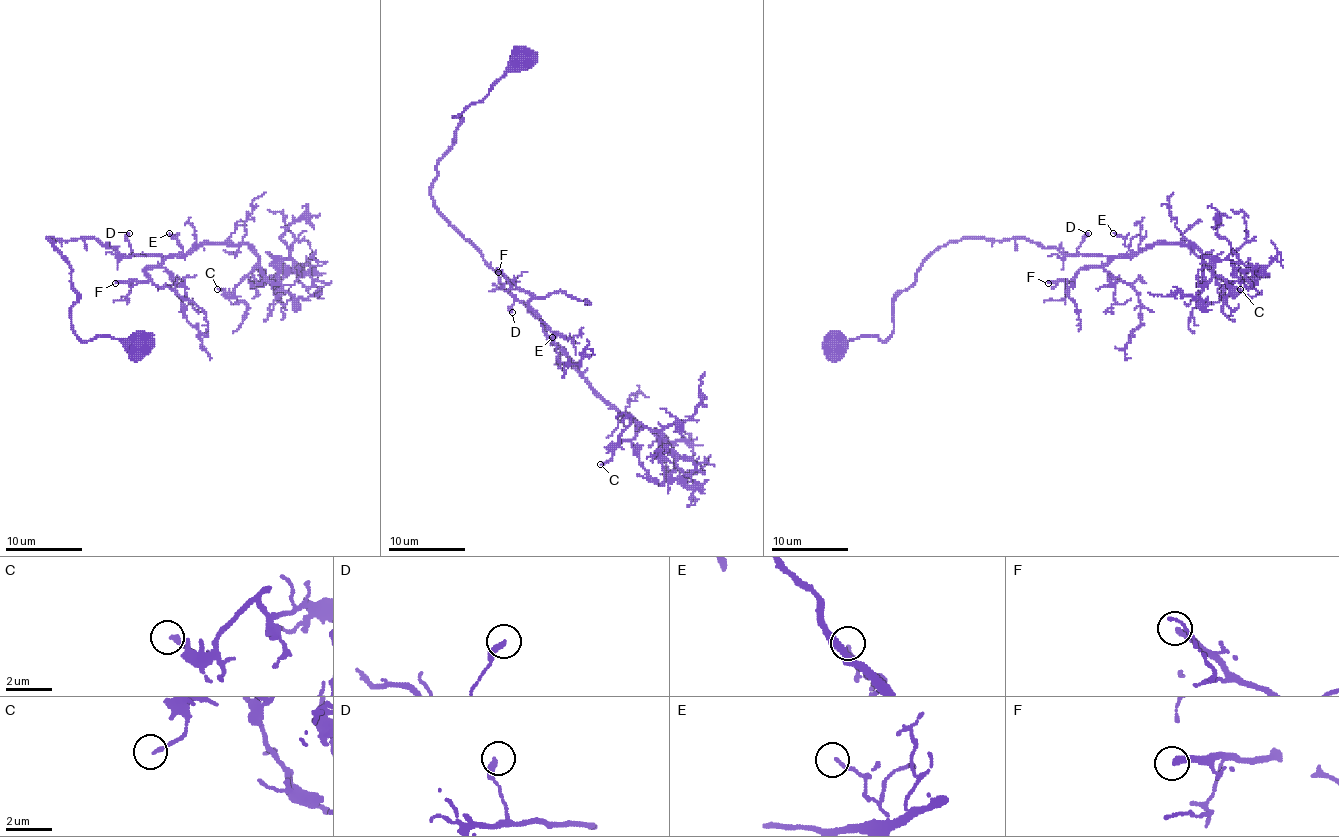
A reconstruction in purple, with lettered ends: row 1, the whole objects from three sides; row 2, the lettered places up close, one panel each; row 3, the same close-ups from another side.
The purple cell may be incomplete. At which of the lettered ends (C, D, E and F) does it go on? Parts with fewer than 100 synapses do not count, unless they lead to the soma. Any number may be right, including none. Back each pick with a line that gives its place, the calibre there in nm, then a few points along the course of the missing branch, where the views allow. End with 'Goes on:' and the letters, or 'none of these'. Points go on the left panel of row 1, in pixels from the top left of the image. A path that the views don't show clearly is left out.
F: (115, 283) | 280 nm | (115, 283), (75, 287), (59, 310), (77, 323), (137, 314), (154, 341), (127, 369), (137, 391), (88, 385)
Goes on: F

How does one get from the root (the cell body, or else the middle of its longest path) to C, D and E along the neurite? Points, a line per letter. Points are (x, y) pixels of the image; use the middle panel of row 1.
C: (521, 60), (454, 118), (454, 145), (439, 160), (431, 197), (572, 366), (641, 428), (600, 464)
D: (521, 60), (454, 118), (454, 145), (431, 187), (433, 206), (514, 299), (512, 312)
E: (521, 60), (481, 102), (454, 118), (460, 120), (454, 145), (439, 160), (431, 197), (552, 337)

